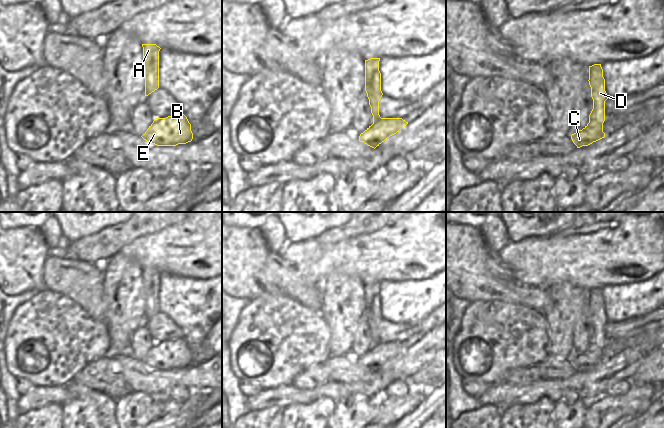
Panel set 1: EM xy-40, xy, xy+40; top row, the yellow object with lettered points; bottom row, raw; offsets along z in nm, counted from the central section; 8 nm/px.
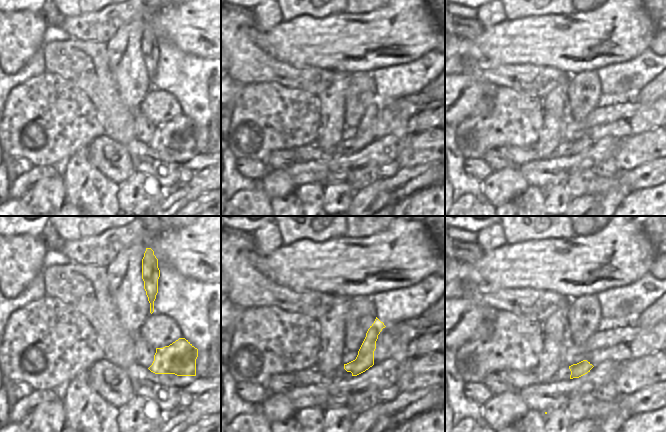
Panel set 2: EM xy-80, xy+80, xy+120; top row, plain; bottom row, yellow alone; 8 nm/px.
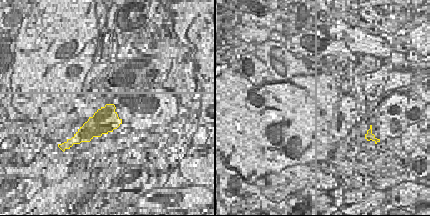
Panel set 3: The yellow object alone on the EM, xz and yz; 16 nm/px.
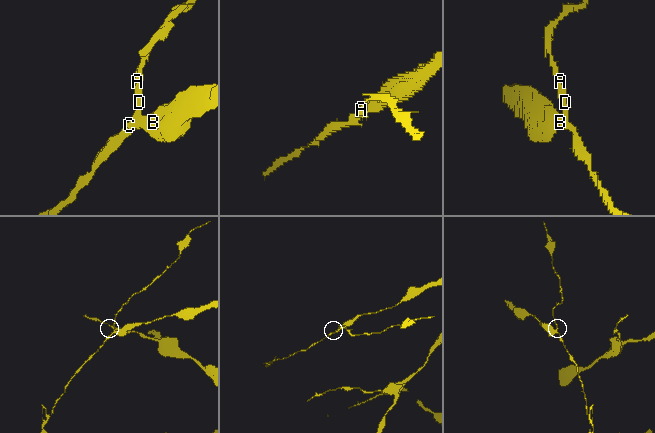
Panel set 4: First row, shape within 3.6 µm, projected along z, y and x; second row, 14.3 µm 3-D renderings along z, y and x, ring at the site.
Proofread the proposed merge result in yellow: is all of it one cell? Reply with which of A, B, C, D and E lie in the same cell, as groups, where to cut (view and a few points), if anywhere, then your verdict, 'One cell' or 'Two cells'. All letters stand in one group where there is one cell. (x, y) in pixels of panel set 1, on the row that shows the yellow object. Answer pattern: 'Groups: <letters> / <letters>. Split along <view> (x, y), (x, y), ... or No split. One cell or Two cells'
Groups: A C D / B E. Split along xy (381, 118), (373, 123). Two cells.

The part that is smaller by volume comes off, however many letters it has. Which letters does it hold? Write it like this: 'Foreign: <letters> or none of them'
Foreign: A, C, D

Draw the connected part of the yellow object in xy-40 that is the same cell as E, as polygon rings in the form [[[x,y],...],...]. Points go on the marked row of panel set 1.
[[[178,114],[166,118],[155,118],[141,137],[157,146],[176,146],[191,142],[193,133],[187,117],[184,114]]]

